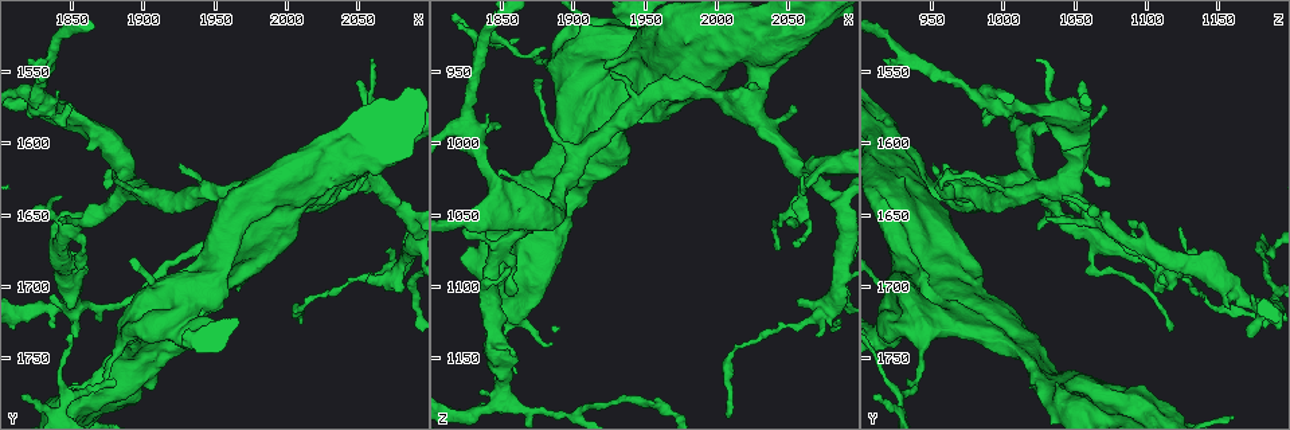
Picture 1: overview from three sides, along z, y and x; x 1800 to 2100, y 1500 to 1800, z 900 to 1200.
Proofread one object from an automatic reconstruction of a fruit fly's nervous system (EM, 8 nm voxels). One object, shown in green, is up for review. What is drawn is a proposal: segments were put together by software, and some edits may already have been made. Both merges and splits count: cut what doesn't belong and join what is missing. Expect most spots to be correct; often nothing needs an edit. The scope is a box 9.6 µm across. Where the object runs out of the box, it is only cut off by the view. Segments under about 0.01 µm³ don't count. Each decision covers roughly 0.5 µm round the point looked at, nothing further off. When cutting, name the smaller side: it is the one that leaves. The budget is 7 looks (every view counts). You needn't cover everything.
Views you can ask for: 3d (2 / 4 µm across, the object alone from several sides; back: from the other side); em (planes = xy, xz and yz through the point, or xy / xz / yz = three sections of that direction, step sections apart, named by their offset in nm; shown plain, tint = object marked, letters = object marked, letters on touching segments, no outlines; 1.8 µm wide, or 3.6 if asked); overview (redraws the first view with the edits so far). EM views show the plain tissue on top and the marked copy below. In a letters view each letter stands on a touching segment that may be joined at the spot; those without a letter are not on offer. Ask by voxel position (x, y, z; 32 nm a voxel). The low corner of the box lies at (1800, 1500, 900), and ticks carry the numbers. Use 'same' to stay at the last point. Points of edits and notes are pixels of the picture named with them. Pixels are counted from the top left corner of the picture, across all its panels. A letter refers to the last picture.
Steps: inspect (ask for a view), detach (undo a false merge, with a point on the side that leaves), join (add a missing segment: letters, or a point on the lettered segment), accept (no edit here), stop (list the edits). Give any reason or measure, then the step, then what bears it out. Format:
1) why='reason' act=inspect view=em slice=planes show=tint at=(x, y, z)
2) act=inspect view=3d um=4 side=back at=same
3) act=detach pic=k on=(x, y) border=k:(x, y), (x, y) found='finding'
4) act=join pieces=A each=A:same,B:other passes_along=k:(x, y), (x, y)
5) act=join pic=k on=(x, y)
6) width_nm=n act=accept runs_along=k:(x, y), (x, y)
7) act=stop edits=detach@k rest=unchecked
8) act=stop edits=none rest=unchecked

why='thick turns thin' act=inspect view=3d um=2 at=(2074, 1694, 1118)

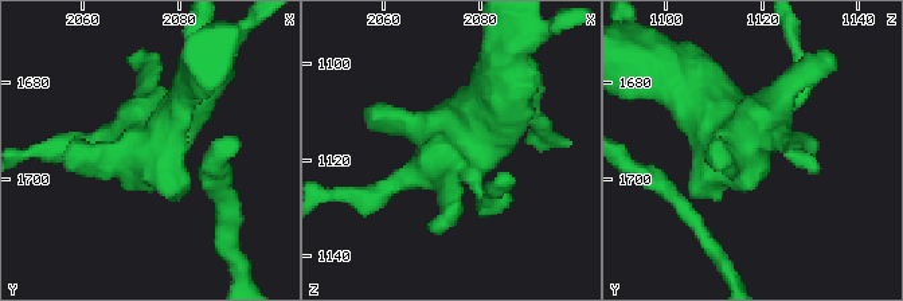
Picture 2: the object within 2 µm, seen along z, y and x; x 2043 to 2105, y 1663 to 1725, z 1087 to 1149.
why='need the tissue' act=inspect view=em slice=yz step=4 show=letters at=(2072, 1693, 1117)

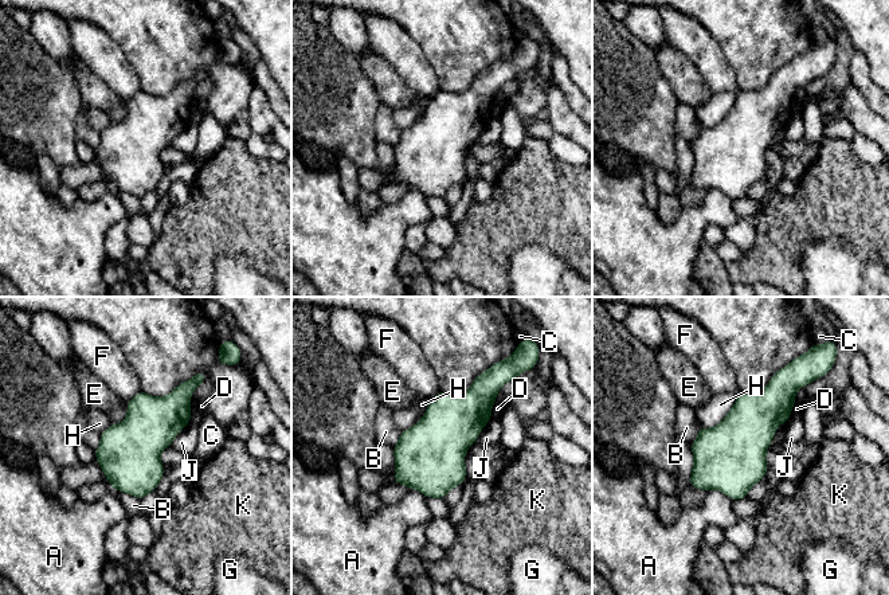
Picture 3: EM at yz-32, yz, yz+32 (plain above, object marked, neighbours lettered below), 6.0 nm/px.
longest_contact=H:320nm act=accept each=A:other,B:other,C:other,D:other,E:other,F:other,G:other,H:other,J:other,K:other border=3:(126, 402), (126, 417), (112, 425) found='continuous, no second neuron'

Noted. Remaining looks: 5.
why='three-way junction' act=inspect view=em um=3.6 slice=planes show=tint at=(1852, 1582, 1046)

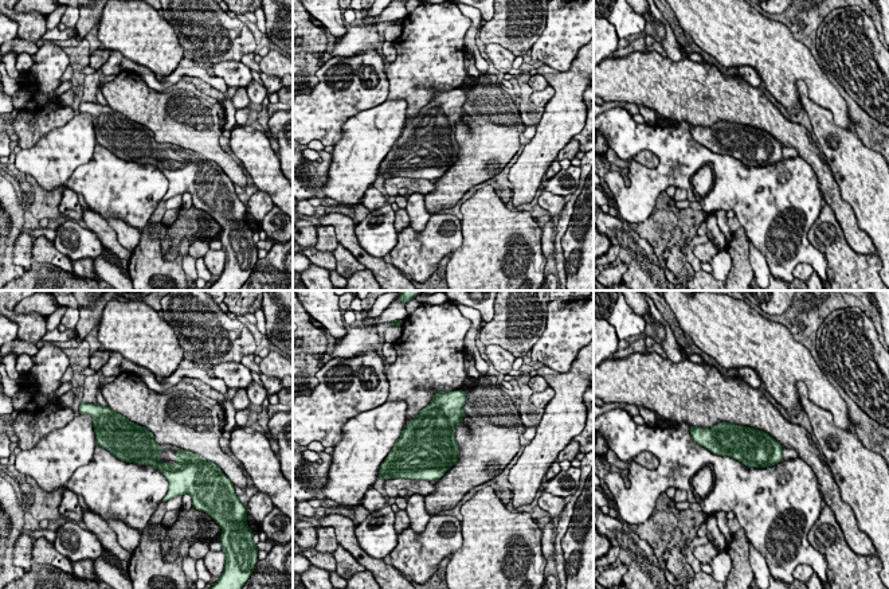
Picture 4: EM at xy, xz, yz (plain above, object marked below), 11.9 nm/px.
act=inspect view=em um=3.6 slice=planes show=letters at=same

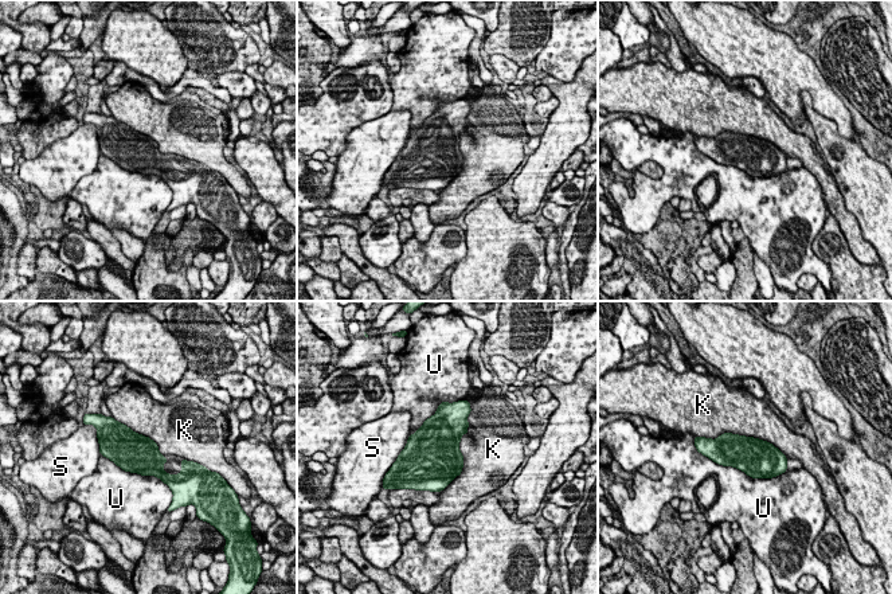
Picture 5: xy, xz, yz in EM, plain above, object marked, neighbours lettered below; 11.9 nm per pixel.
width_nm=460 act=accept each=K:other,S:other,U:other border=5:(472, 411), (462, 471), (439, 492) found='one neuron here'

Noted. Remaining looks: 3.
why='three arms meet' act=inspect view=3d um=4 at=(1850, 1712, 1176)

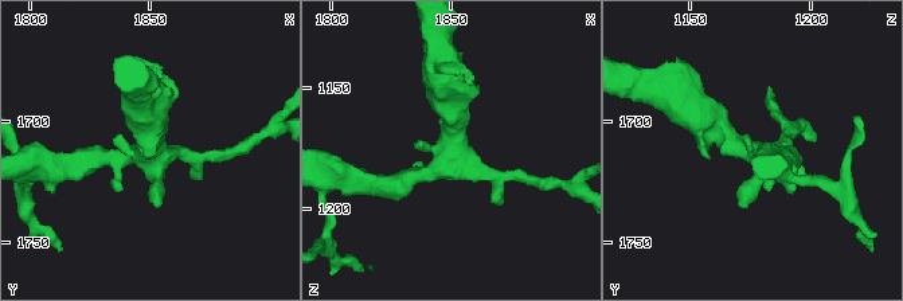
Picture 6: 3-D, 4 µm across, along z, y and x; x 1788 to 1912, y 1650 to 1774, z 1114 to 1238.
act=inspect view=em um=3.6 slice=xz step=16 show=tint at=(1853, 1711, 1177)

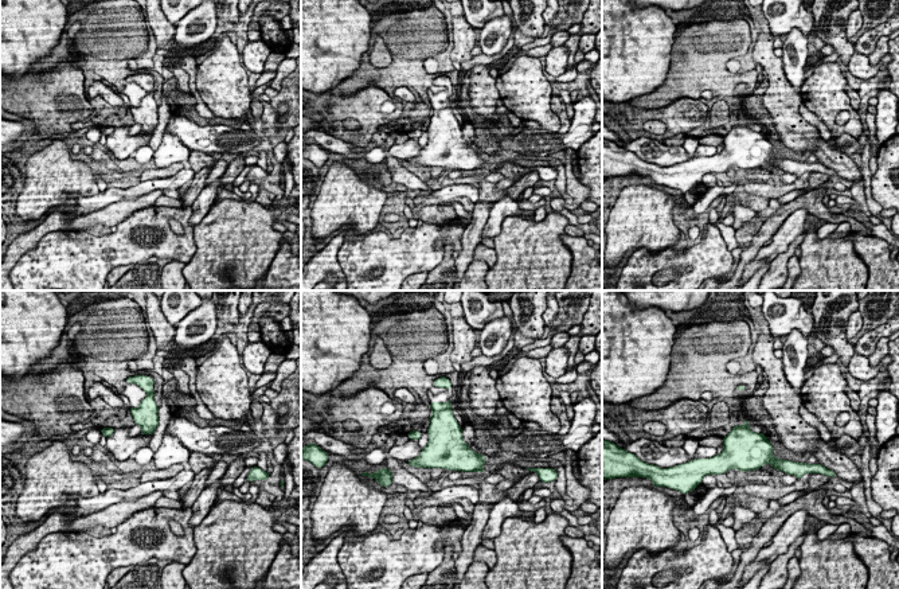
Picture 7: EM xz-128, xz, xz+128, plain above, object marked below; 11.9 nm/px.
why='another direction' act=inspect view=em um=3.6 slice=planes show=letters at=same

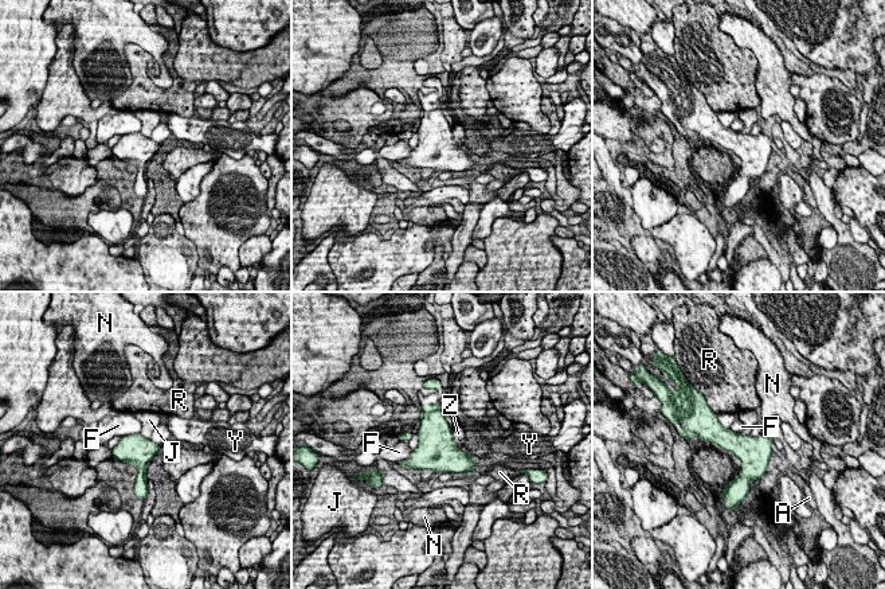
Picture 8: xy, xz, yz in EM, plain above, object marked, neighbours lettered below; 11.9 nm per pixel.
act=accept each=A:other,F:other,J:other,N:other,R:other,Y:other,Z:other border=8:(739, 433), (750, 436) found='one neuron here'

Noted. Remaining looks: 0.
act=stop edits=none rest=unchecked

